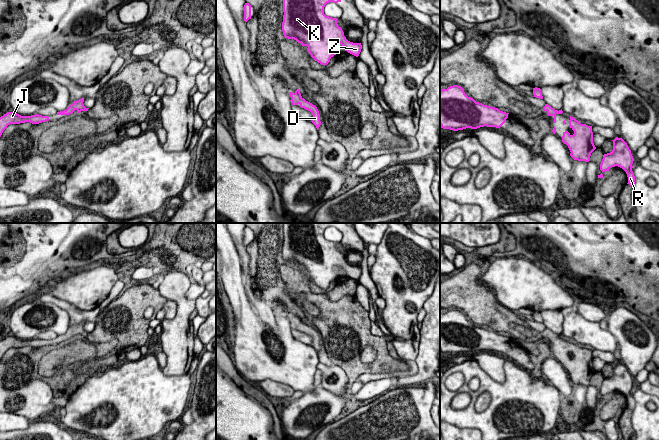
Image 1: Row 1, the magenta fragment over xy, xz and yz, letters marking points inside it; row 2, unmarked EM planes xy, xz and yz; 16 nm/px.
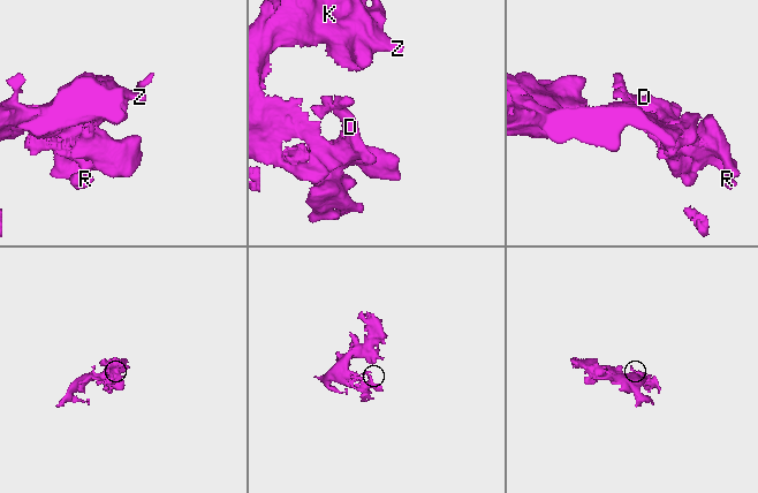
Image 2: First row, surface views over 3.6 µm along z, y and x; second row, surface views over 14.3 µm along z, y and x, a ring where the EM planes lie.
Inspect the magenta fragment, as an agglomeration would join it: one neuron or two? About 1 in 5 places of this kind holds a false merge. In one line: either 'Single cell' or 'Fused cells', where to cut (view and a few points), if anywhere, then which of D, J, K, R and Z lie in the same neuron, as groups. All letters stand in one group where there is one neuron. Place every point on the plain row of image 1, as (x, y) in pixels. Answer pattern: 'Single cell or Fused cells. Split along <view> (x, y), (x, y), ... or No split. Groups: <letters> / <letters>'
Single cell. No split. Groups: D J K R Z

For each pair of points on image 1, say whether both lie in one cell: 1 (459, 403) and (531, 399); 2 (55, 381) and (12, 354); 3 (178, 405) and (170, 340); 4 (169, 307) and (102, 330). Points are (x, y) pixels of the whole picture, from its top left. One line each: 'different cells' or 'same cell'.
1: different cells
2: same cell
3: different cells
4: different cells

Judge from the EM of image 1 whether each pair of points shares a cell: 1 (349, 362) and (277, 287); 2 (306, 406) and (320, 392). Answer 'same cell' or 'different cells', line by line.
1: different cells
2: same cell

